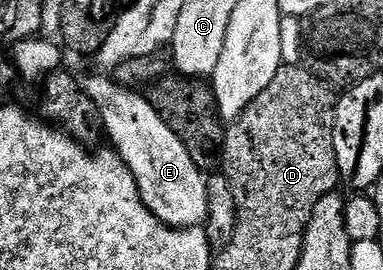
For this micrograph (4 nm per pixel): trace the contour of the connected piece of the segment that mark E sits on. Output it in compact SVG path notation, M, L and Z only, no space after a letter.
M100 72L85 79L84 85L85 92L98 107L101 127L107 139L109 136L109 143L135 176L143 204L171 228L203 225L208 215L208 181L205 173L200 171L194 158L190 158L186 146L162 121L147 97Z

